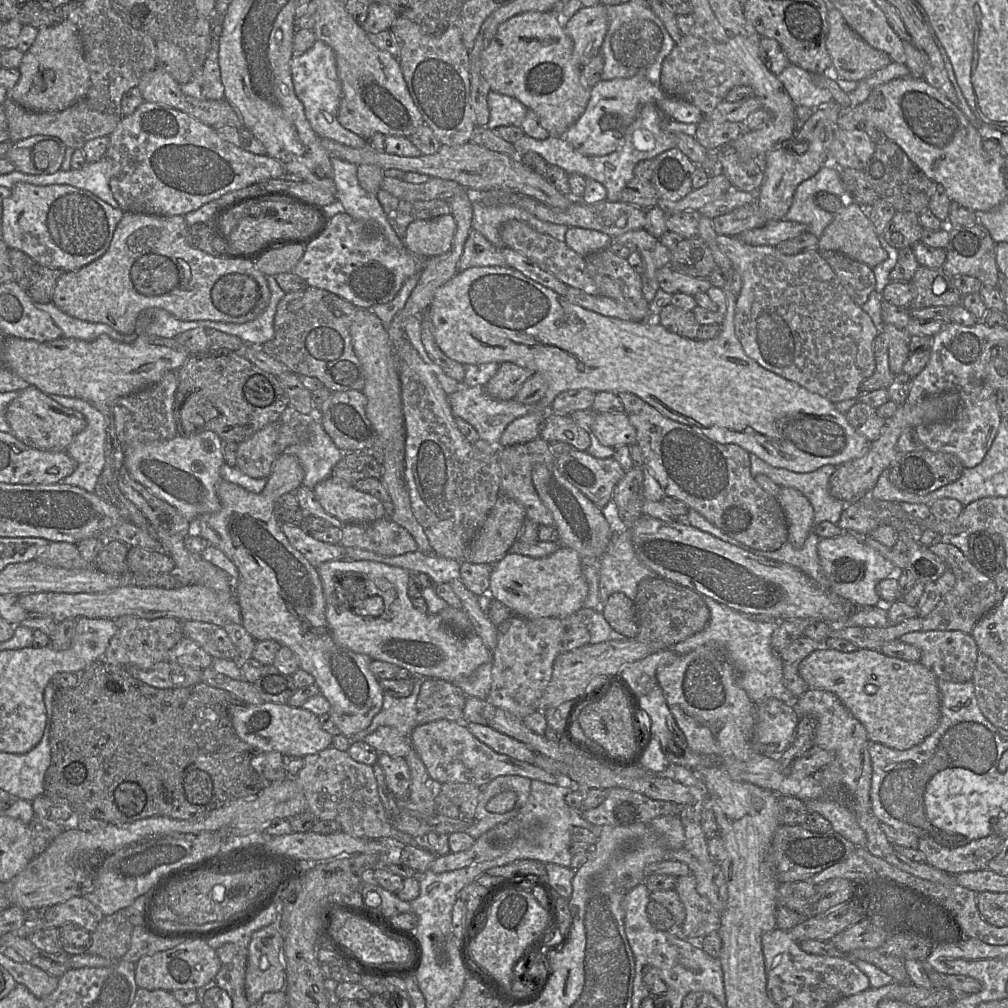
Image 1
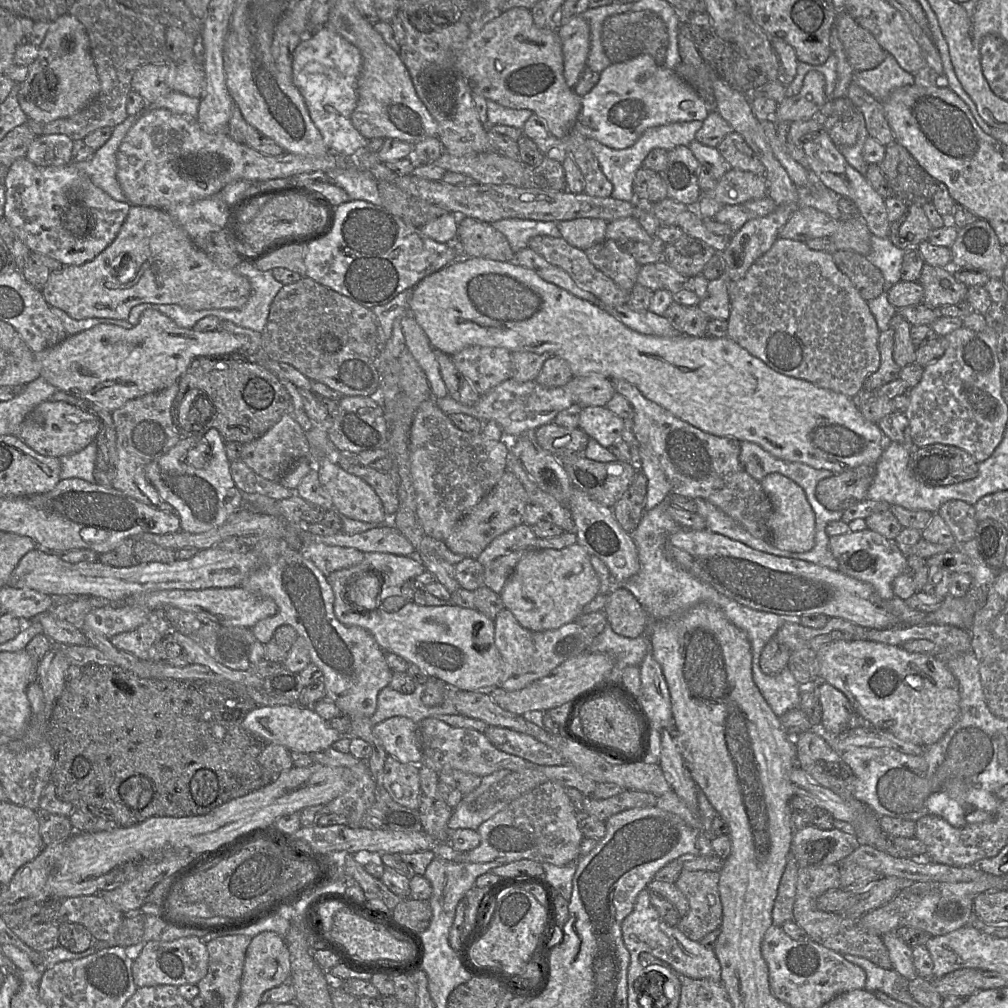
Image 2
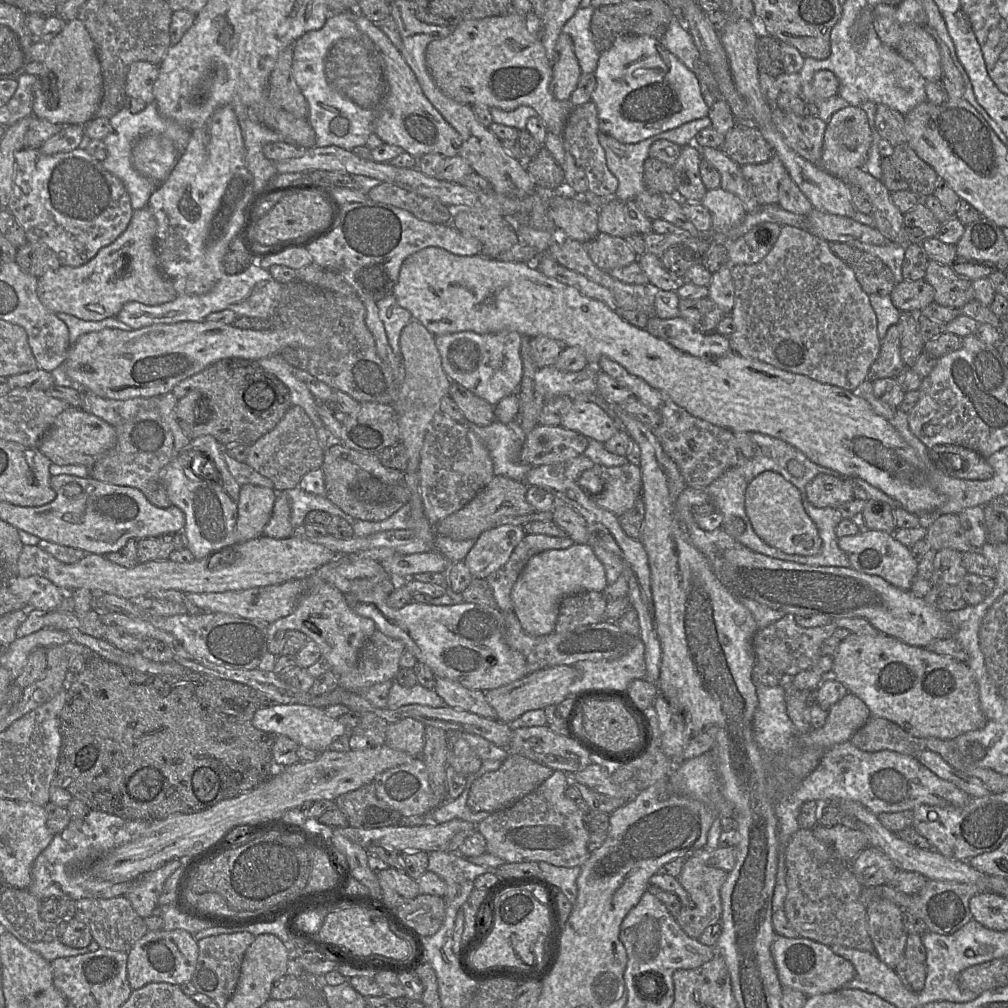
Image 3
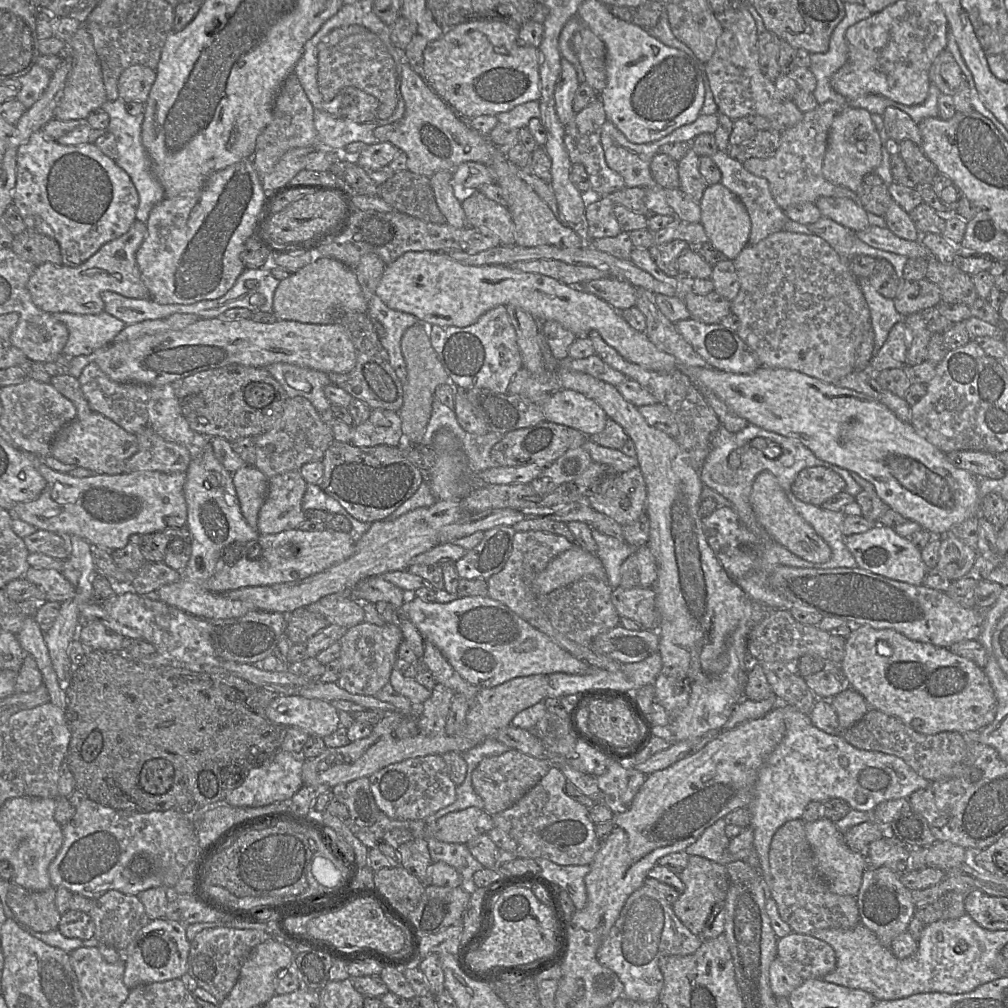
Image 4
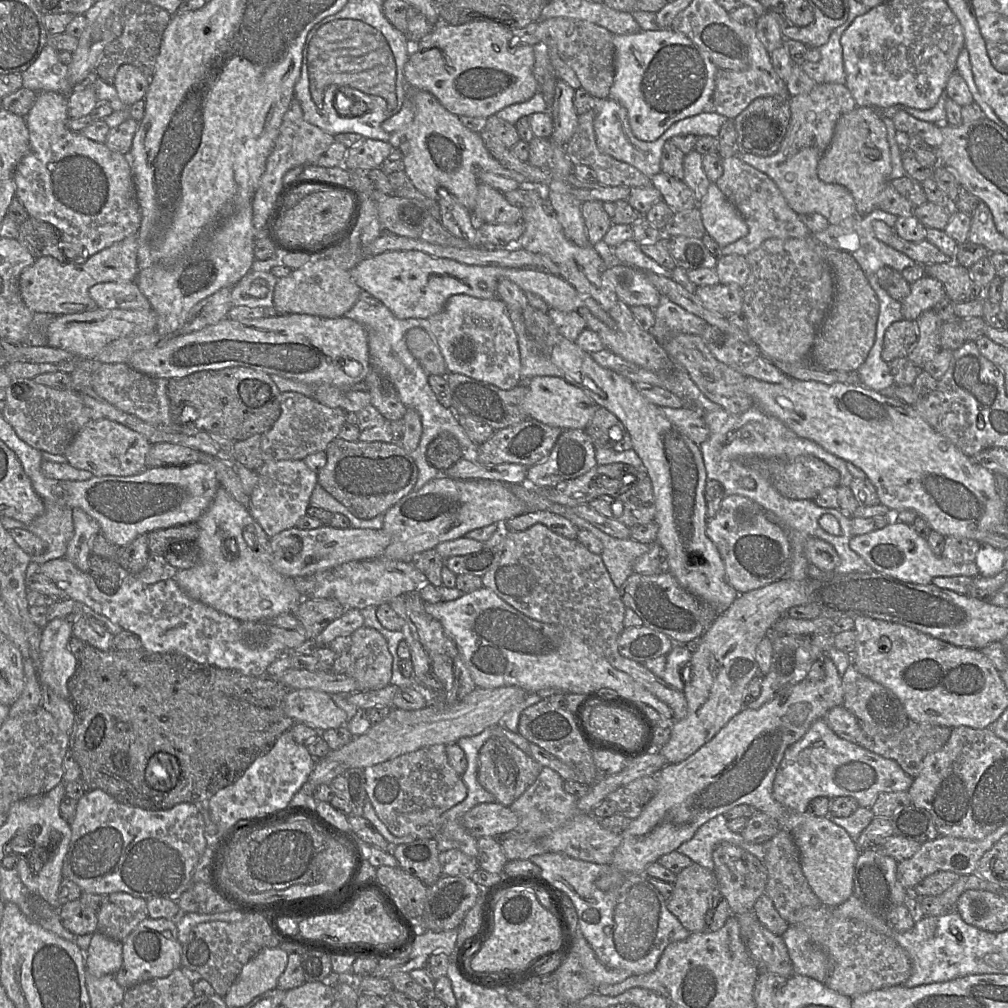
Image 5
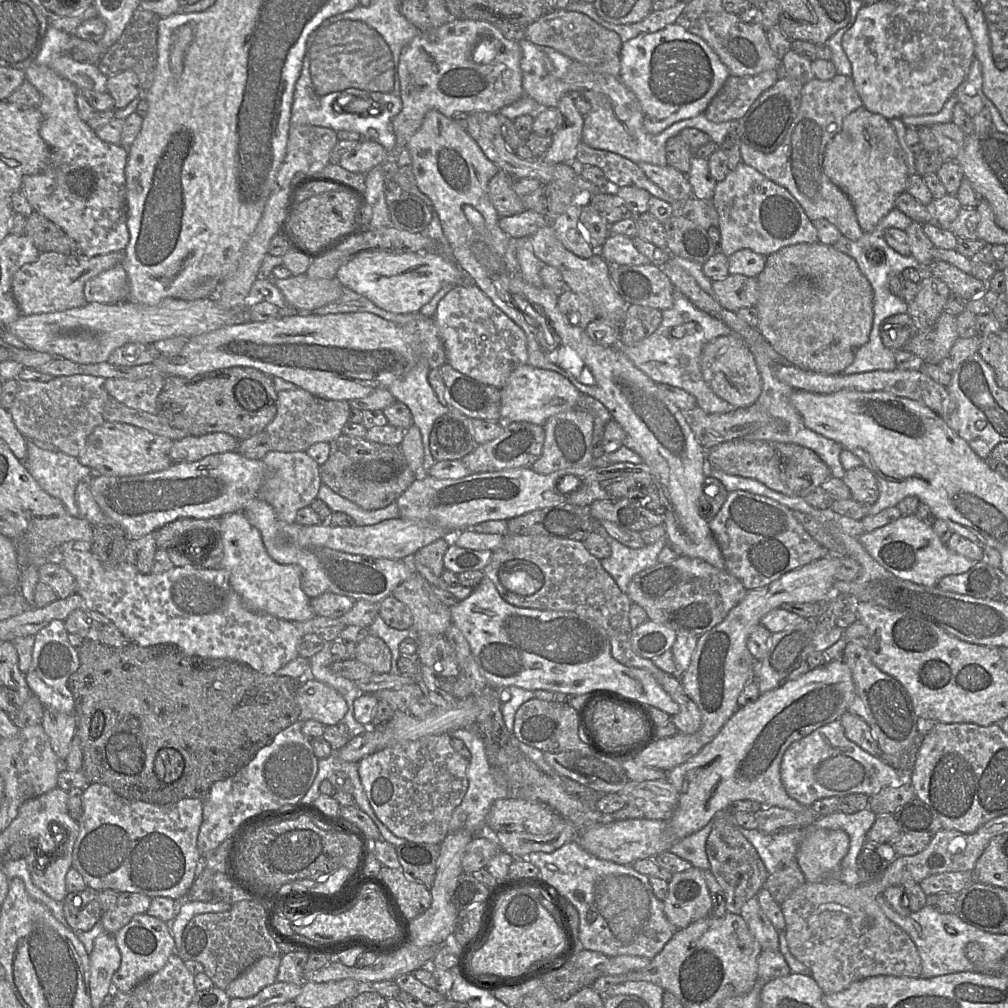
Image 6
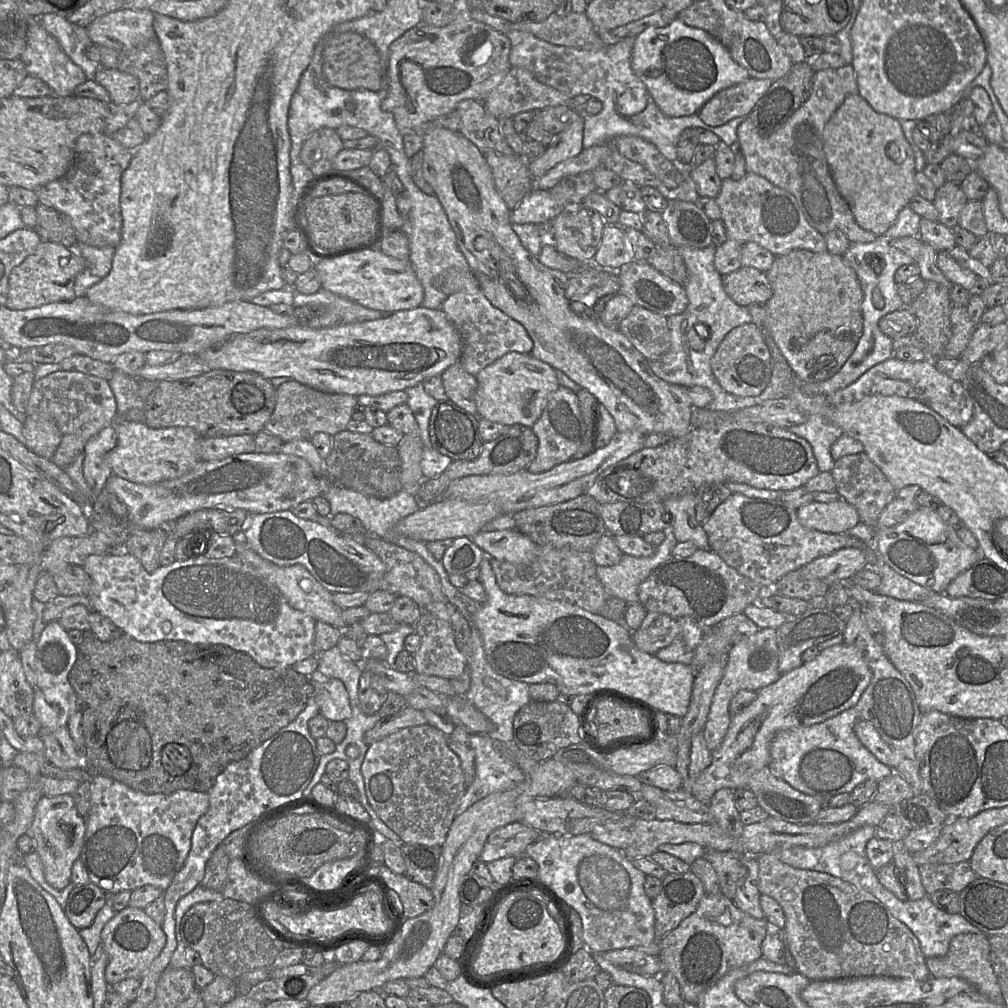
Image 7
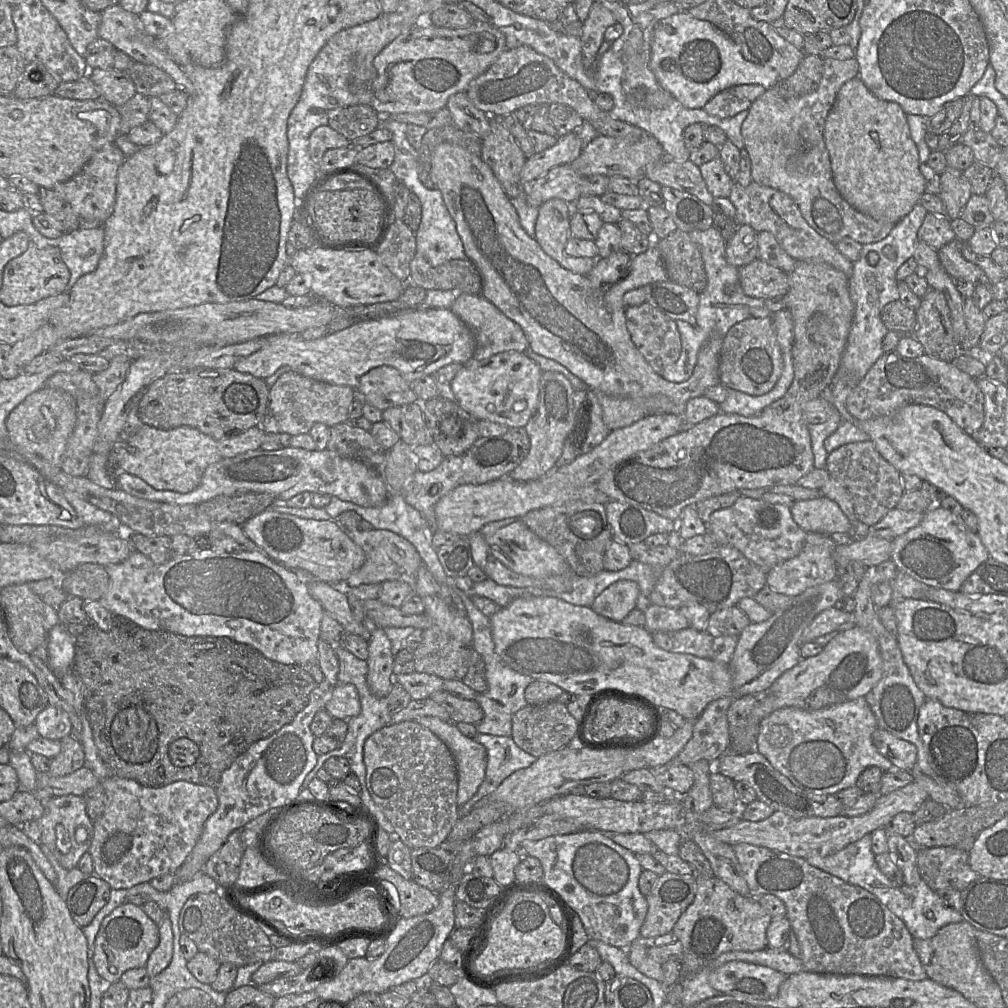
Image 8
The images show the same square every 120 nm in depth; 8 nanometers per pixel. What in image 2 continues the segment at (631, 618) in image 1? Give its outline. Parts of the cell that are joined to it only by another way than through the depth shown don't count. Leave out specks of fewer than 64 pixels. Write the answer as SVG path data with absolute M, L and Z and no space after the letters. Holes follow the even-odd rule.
M628 590L611 591L603 611L608 625L616 634L637 638L645 633L649 615Z

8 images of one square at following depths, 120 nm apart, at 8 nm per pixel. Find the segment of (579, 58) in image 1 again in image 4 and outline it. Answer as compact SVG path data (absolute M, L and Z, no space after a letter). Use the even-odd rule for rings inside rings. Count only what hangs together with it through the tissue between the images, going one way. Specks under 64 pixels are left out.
M561 58L561 73L554 89L555 111L563 126L575 115L573 99L579 86L576 70L572 63Z

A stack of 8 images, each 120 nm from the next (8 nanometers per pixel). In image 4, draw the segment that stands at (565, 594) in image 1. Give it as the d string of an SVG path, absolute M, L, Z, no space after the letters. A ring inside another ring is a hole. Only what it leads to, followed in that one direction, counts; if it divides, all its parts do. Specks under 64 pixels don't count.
M578 545L555 557L533 580L533 592L548 594L585 576L608 582L606 570L595 553Z

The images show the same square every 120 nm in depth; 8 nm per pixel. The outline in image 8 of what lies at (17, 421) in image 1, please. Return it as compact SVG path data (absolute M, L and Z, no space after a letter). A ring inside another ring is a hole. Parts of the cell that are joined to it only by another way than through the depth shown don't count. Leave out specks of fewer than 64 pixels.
M143 425L134 435L122 439L118 469L141 478L155 490L188 493L200 484L207 467L221 459L217 441L195 428L164 430Z

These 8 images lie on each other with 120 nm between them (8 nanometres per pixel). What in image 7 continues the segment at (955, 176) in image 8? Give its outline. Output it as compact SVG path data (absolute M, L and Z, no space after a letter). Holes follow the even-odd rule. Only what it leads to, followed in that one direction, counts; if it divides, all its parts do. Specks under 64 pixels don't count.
M946 181L937 189L933 200L939 212L938 221L951 229L958 226L961 211L967 202L960 184Z

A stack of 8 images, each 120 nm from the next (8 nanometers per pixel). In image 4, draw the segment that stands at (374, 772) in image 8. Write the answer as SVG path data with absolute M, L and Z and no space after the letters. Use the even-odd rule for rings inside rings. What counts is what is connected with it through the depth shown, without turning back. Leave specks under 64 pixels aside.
M441 755L410 758L391 764L369 776L371 792L379 809L391 819L420 820L452 804L456 799L456 785L448 775Z

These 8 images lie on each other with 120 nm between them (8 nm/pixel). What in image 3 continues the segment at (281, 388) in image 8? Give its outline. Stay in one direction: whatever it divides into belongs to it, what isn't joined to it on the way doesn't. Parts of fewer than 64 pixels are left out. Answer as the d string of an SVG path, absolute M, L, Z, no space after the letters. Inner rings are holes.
M292 405L279 423L269 432L261 436L249 446L246 463L262 476L270 479L277 492L292 489L299 486L301 478L309 471L320 468L323 463L325 450L319 443L316 429L312 420L304 409L297 405Z

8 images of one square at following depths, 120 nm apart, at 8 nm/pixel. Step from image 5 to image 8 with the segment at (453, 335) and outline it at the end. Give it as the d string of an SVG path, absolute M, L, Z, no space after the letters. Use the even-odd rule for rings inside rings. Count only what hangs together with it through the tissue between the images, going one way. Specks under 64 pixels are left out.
M461 293L450 310L457 315L473 332L476 340L474 360L483 360L505 351L524 352L529 342L522 327L496 308L482 294Z

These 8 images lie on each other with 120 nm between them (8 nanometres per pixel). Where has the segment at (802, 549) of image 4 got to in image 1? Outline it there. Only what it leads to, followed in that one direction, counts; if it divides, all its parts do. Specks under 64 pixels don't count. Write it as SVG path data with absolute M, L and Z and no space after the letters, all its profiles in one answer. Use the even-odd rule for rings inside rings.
M781 487L777 500L788 523L788 541L796 549L802 548L813 522L813 507L797 489Z

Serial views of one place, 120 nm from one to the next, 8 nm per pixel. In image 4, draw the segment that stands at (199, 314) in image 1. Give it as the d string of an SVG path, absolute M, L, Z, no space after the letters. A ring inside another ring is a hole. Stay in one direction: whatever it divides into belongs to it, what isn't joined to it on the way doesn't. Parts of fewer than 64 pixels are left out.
M135 220L129 230L117 239L107 242L84 263L76 267L43 263L33 271L28 281L28 290L33 303L48 313L67 312L73 314L99 314L104 312L104 302L101 294L104 291L116 292L127 298L150 299L150 293L144 284L136 262L136 253L147 235L147 224Z

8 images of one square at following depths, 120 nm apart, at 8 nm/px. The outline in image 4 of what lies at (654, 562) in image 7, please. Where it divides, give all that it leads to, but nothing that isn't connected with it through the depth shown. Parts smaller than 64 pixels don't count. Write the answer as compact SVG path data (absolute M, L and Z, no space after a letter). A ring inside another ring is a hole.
M591 528L591 532L598 547L595 554L606 570L608 583L612 588L617 588L621 581L620 567L636 548L626 543L624 539L603 534L595 528Z

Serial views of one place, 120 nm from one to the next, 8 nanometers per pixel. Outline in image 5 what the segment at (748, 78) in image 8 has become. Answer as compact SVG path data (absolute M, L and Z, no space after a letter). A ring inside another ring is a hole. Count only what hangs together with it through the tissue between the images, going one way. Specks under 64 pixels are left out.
M671 27L660 28L655 31L639 31L629 35L615 34L613 38L615 47L615 76L610 88L609 98L617 101L626 108L629 123L633 134L642 141L652 142L658 139L672 124L679 120L704 112L706 104L712 99L715 87L715 79L719 68L712 62L707 52L697 46L685 34Z

